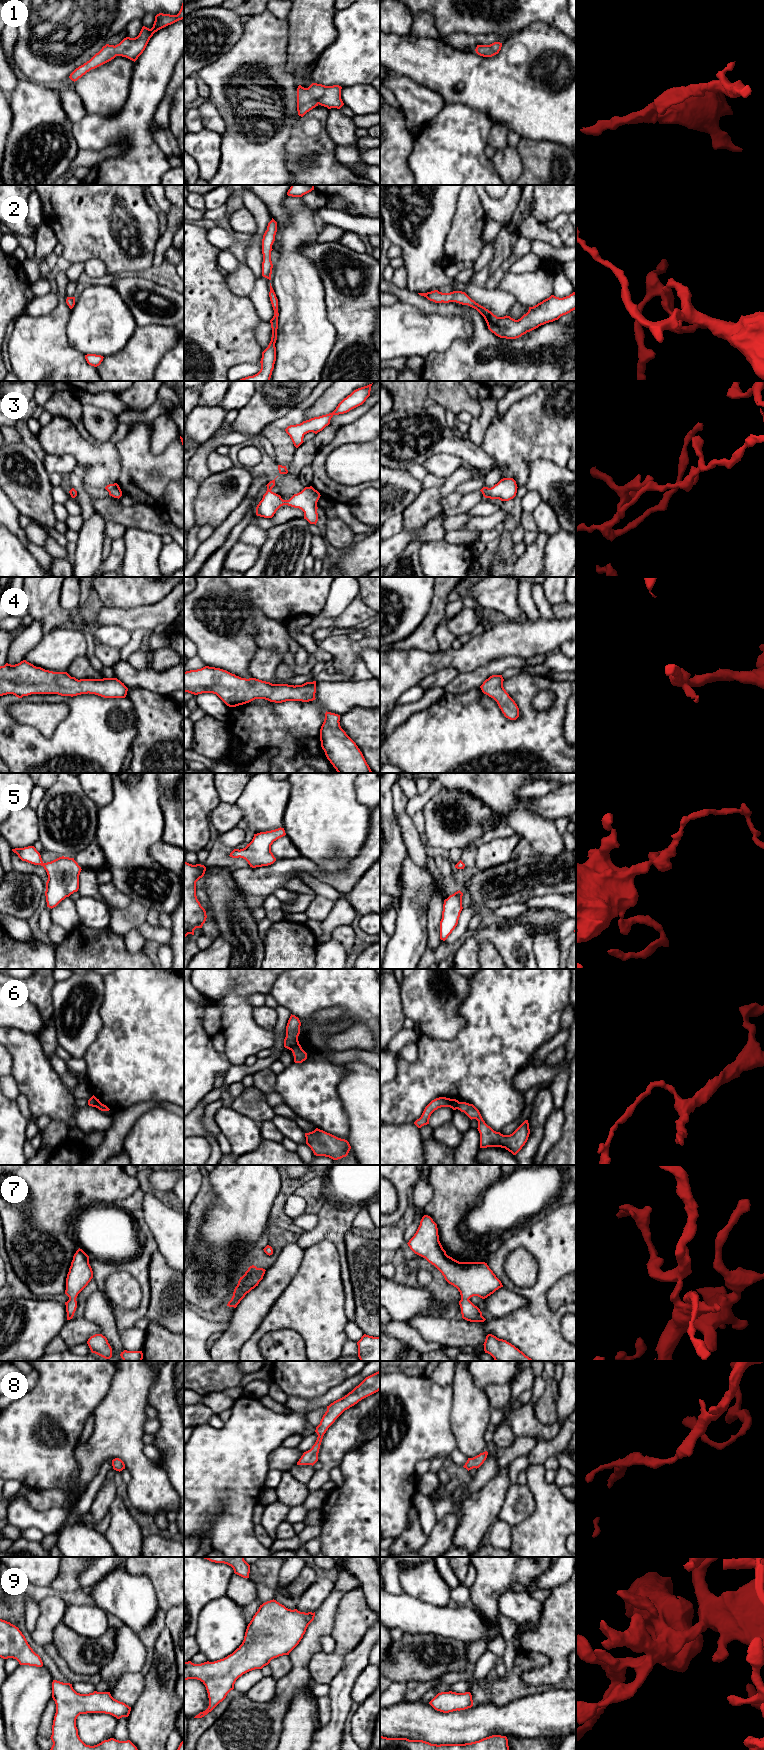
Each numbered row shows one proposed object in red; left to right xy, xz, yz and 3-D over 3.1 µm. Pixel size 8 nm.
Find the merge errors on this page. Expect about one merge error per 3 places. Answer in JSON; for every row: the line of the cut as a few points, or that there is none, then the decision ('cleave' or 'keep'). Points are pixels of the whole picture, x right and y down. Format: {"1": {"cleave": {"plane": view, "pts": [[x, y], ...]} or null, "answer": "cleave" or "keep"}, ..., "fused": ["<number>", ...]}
{"1": {"cleave": null, "answer": "keep"}, "2": {"cleave": null, "answer": "keep"}, "3": {"cleave": null, "answer": "keep"}, "4": {"cleave": null, "answer": "keep"}, "5": {"cleave": null, "answer": "keep"}, "6": {"cleave": {"plane": "xz", "pts": [[299, 1044], [291, 1050]]}, "answer": "cleave"}, "7": {"cleave": null, "answer": "keep"}, "8": {"cleave": null, "answer": "keep"}, "9": {"cleave": null, "answer": "keep"}, "fused": ["6"]}

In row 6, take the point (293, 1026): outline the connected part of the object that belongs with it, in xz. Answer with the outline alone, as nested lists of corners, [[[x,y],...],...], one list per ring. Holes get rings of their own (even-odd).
[[[295,1015],[290,1016],[286,1026],[286,1037],[284,1039],[284,1047],[292,1050],[294,1047],[300,1045],[298,1036],[300,1034],[301,1022]]]

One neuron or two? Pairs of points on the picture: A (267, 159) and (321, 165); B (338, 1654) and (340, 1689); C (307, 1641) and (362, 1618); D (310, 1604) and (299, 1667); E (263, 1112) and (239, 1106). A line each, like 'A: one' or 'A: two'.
A: two
B: two
C: two
D: two
E: one

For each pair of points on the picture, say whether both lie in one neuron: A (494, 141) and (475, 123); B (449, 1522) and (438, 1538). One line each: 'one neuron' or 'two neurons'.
A: two neurons
B: one neuron

